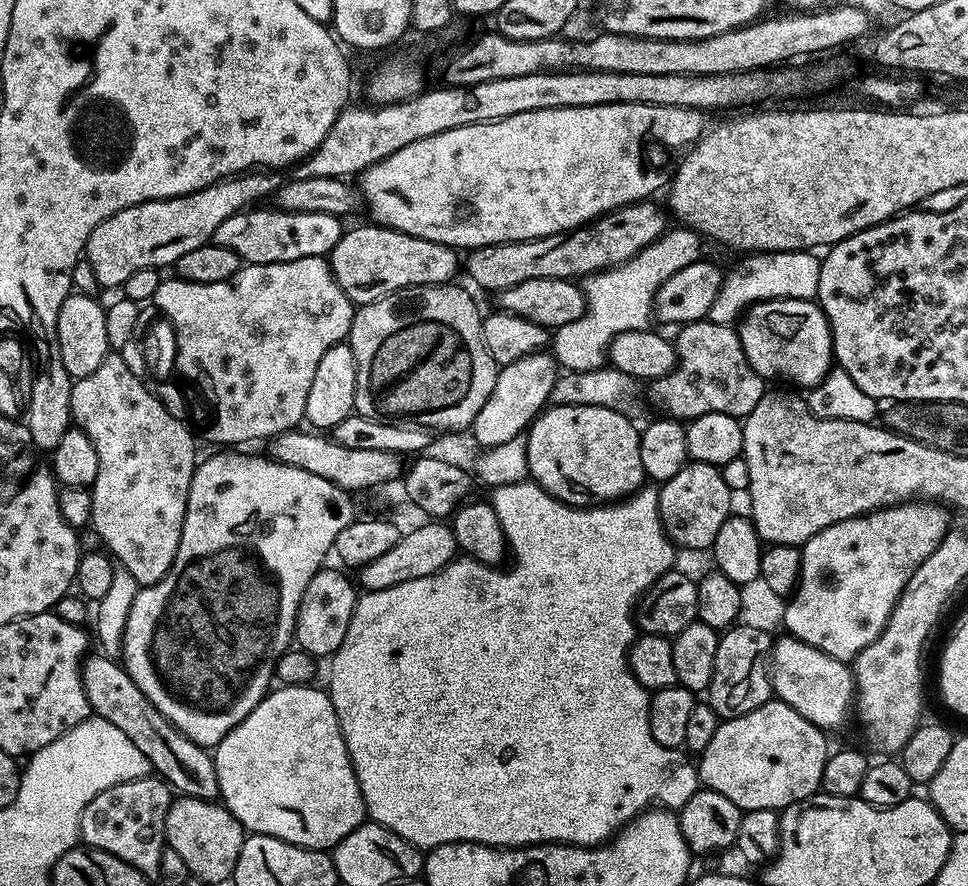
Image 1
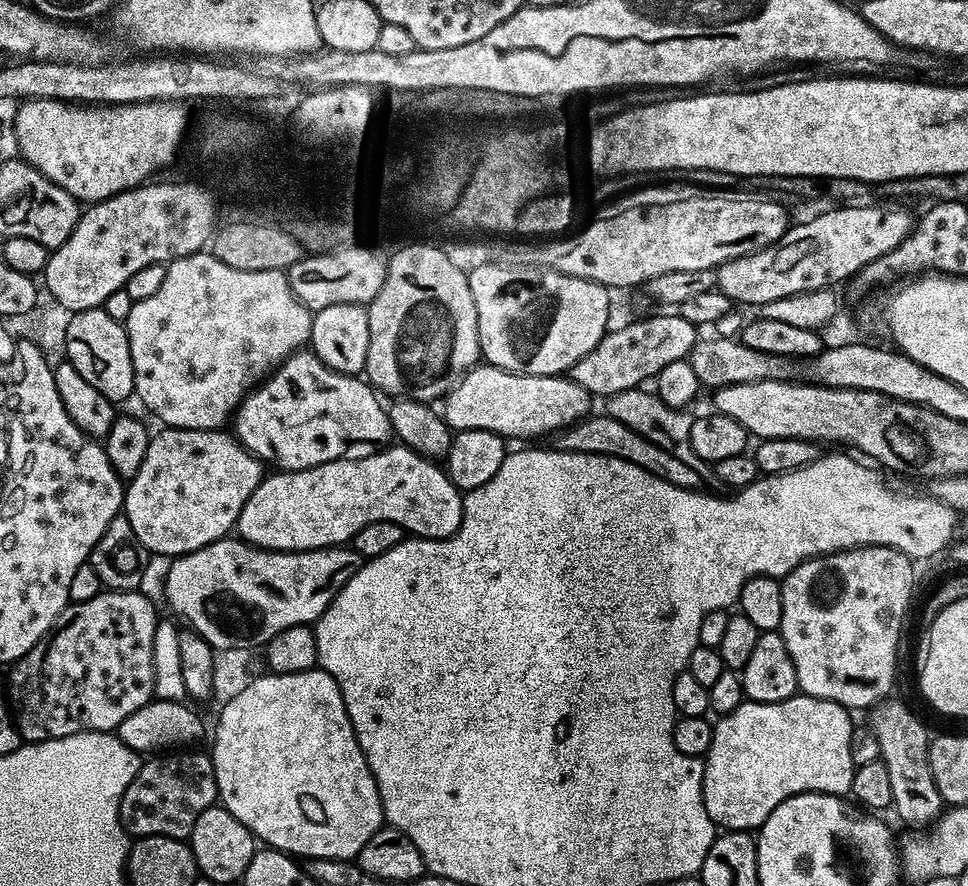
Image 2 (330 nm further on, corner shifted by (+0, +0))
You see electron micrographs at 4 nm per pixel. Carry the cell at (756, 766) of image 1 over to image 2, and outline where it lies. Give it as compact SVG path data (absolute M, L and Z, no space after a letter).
M803 694L794 695L788 700L783 700L777 704L745 702L739 704L733 712L721 715L715 721L712 730L712 745L704 760L704 805L706 806L706 814L710 814L713 824L721 829L734 832L758 830L764 825L766 818L770 818L770 814L774 814L774 810L782 802L786 802L786 798L790 798L791 796L806 794L807 792L825 792L828 796L843 797L845 794L851 793L852 779L856 773L856 768L850 758L850 738L852 737L854 721L848 716L851 716L849 709L843 708L838 702L830 702L829 700L805 696Z

